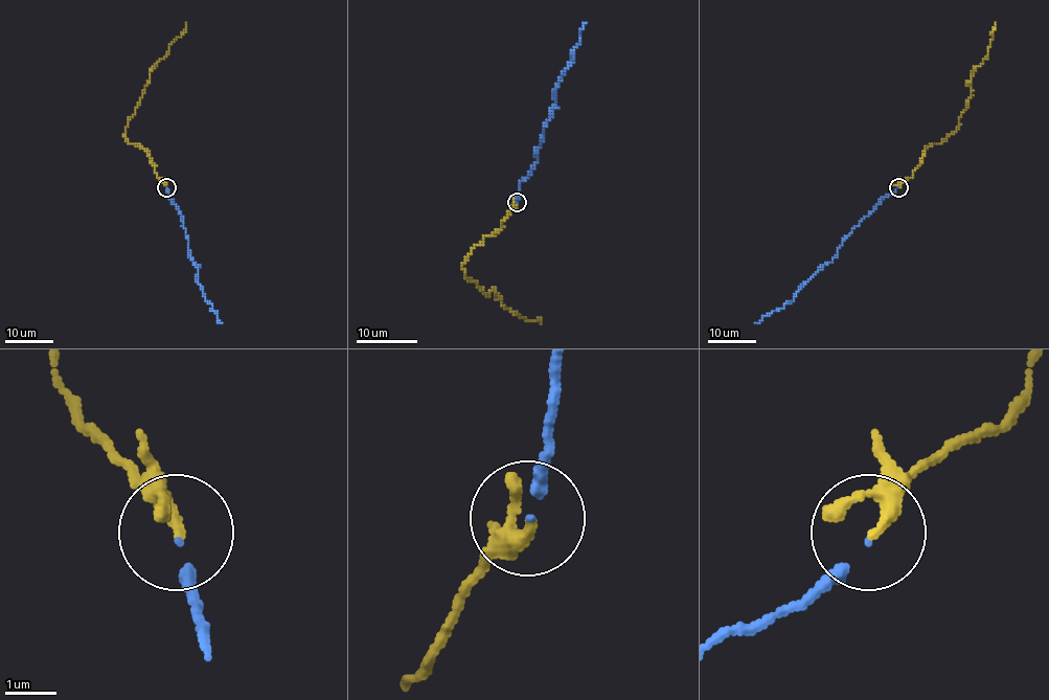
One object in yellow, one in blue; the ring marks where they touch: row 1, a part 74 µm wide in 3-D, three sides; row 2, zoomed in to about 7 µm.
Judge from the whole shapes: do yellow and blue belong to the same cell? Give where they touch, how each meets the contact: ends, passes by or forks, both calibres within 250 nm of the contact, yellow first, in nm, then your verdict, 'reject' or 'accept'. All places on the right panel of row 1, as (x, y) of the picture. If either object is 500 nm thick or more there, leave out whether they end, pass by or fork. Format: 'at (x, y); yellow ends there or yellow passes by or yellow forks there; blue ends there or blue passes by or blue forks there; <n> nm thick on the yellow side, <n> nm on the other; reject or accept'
at (898, 187); yellow passes by; blue ends there; 200 nm thick on the yellow side, 100 nm on the other; accept

